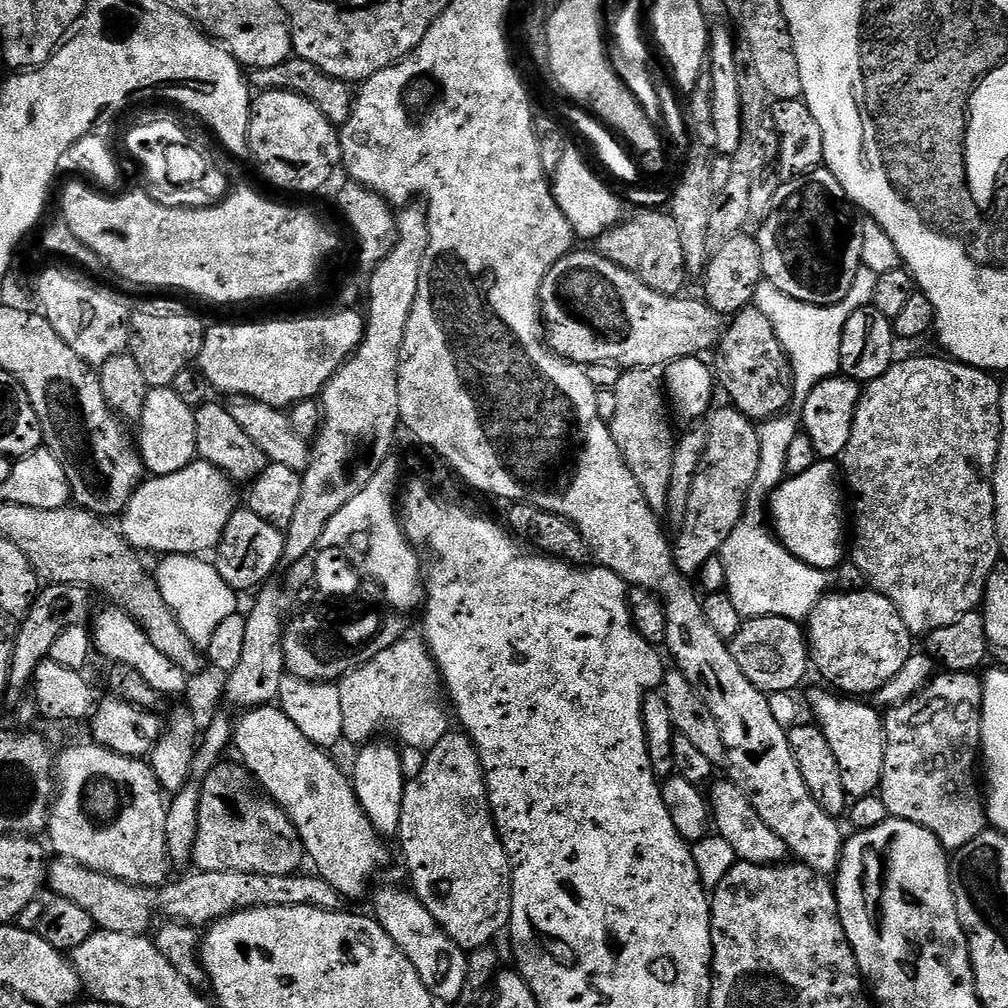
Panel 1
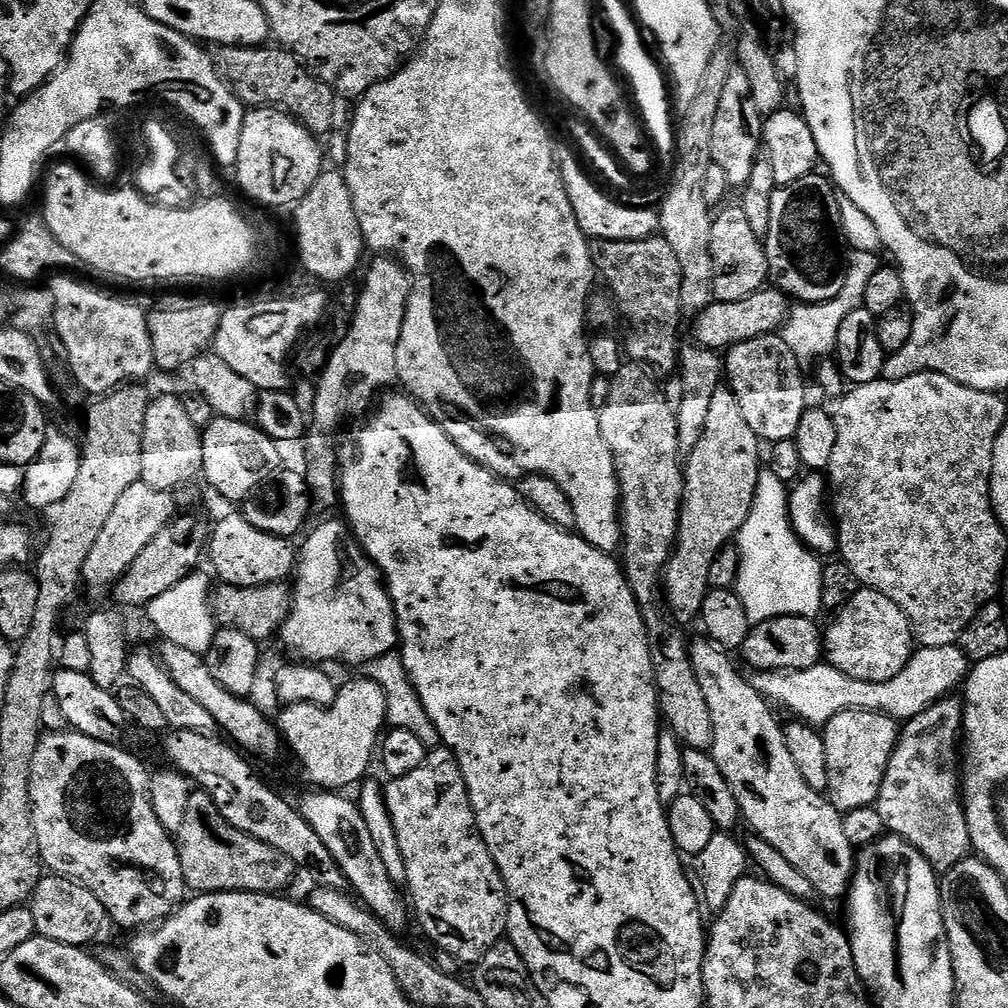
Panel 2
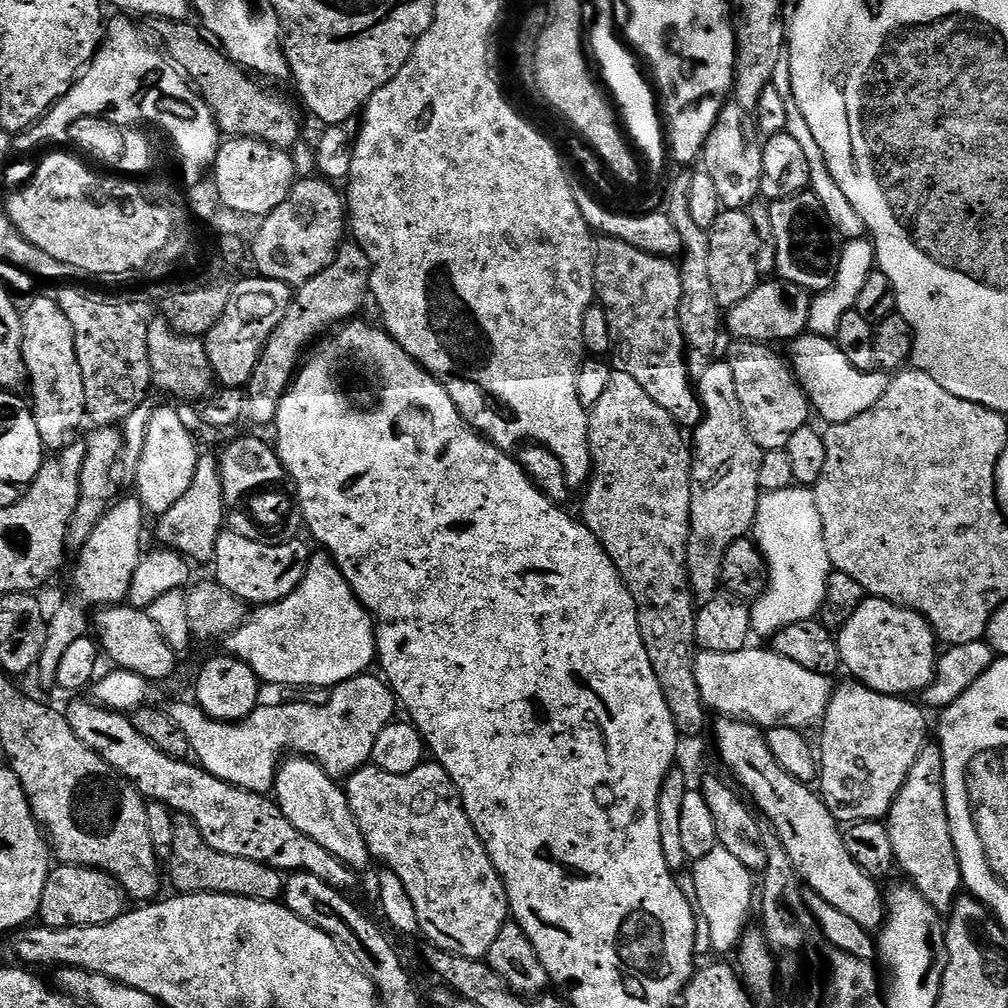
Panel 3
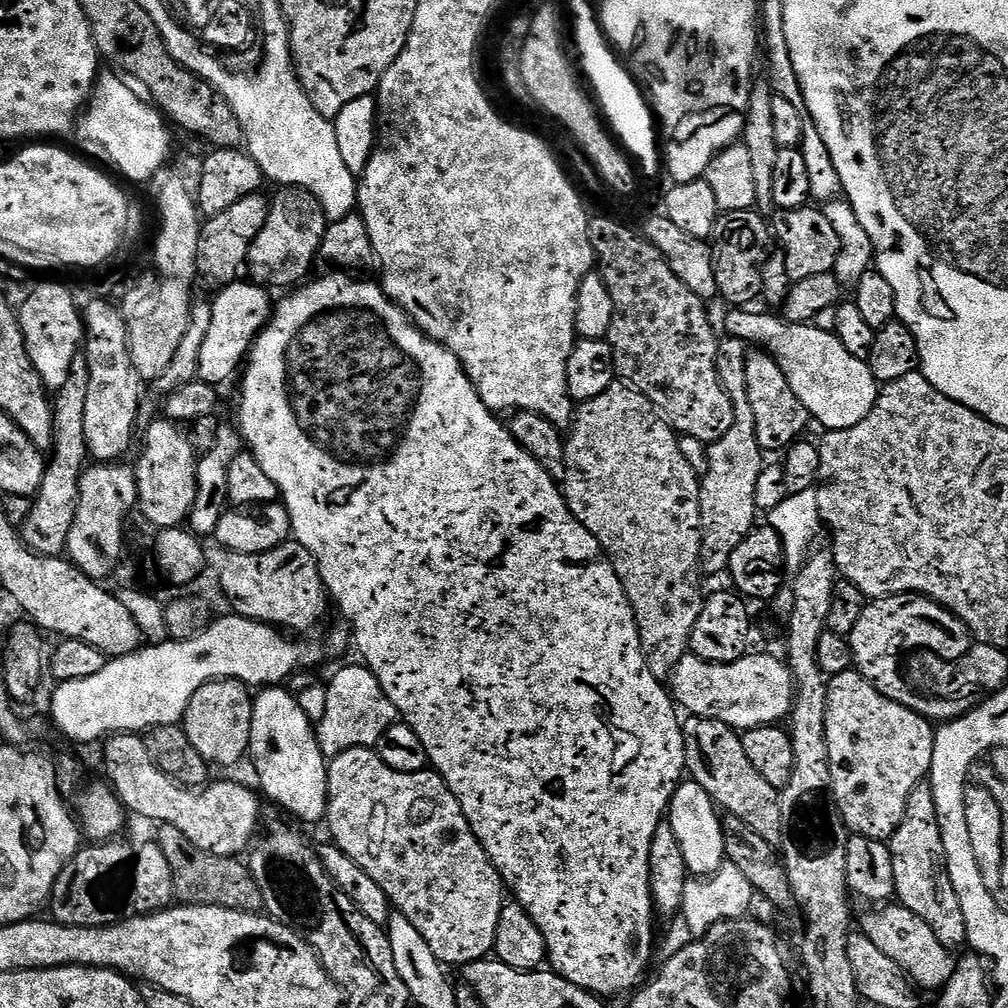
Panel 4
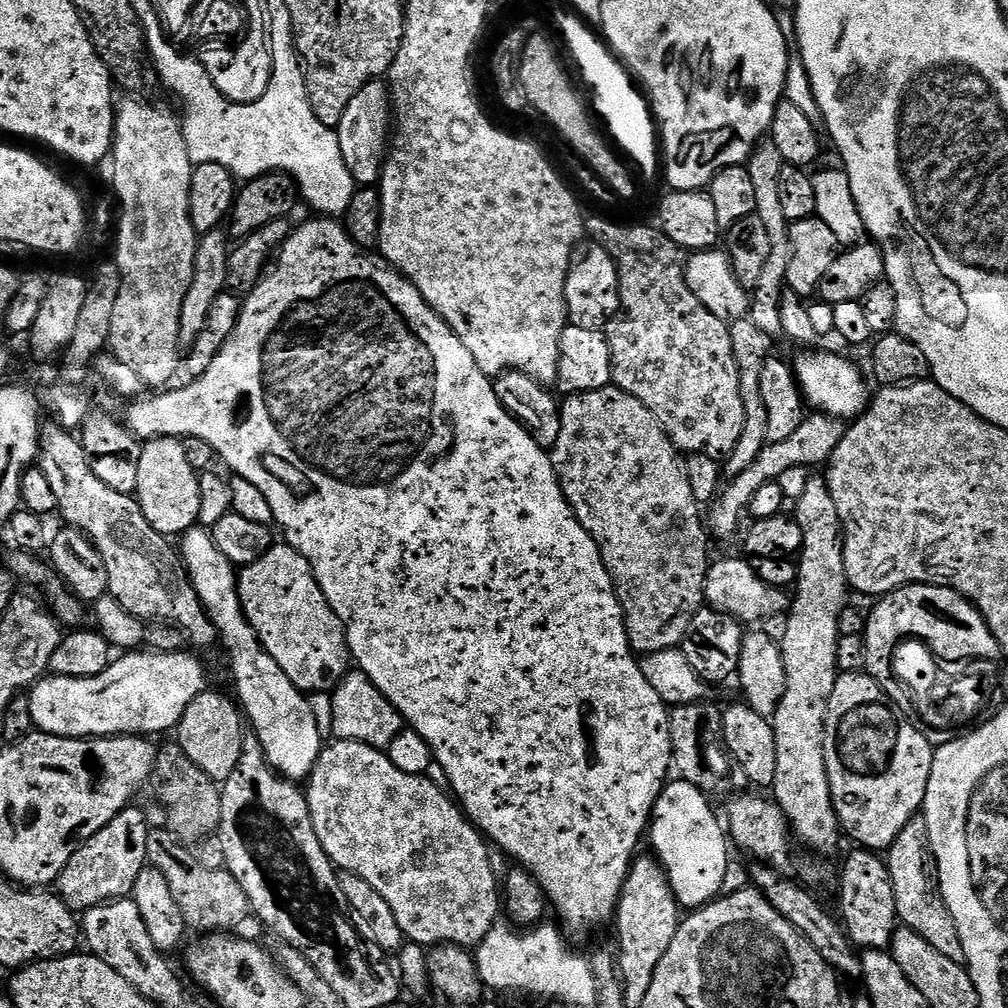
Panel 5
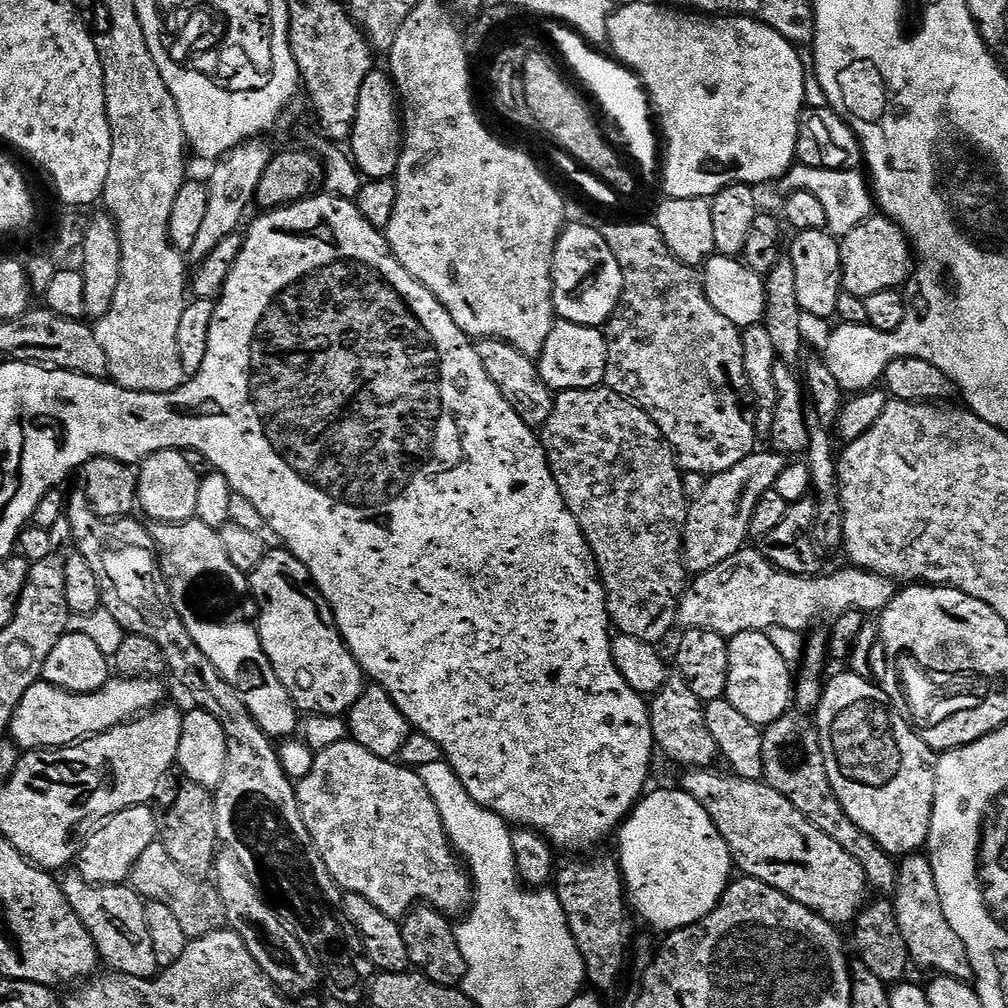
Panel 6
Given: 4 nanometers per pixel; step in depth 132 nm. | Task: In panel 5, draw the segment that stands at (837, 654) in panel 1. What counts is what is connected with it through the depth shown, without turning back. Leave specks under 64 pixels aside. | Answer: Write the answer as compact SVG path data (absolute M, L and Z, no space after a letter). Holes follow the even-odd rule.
M907 584L875 601L872 617L867 620L863 634L867 675L890 697L896 695L894 686L898 681L893 677L888 656L892 656L895 643L911 639L913 635L924 636L936 651L936 656L948 656L948 660L955 664L973 662L972 660L998 660L1001 657L998 640L994 638L982 614L962 594L933 584Z

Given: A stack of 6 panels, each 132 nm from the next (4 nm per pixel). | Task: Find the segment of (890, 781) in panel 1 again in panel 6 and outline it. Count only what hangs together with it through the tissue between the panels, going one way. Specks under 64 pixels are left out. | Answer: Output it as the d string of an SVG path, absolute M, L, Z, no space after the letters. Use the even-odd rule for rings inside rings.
M909 854L899 861L896 870L894 889L894 907L898 918L898 930L906 938L906 950L913 961L924 968L933 968L933 973L942 976L953 976L965 982L973 979L970 954L954 934L954 926L946 922L942 910L942 898L938 898L938 882L934 882L932 864L924 854Z

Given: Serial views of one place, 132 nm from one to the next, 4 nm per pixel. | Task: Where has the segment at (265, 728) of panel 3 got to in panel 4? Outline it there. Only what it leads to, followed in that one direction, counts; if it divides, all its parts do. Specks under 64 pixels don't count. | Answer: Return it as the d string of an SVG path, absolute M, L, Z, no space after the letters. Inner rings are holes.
M355 662L344 668L332 680L332 688L327 689L328 700L322 706L324 717L315 725L316 740L324 751L325 757L331 758L346 750L355 748L375 749L382 734L390 725L397 723L398 713L395 706L386 698L378 678L363 663Z

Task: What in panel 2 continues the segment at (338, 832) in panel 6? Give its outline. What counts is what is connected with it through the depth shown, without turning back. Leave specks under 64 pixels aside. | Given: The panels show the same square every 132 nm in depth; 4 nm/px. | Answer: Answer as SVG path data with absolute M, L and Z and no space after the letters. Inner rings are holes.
M443 746L429 751L428 757L424 759L422 766L418 766L418 770L410 770L410 774L399 777L395 782L392 782L389 788L385 787L383 793L384 800L388 804L388 813L394 822L394 834L398 834L398 846L402 846L402 858L406 858L406 892L410 897L411 907L414 909L415 923L416 920L420 923L421 930L437 944L435 947L439 951L448 952L461 965L475 966L505 935L508 926L508 891L486 842L480 836L480 831L476 825L476 812L473 810L468 797L466 782L462 778L462 770L456 761L456 755L453 754L452 749Z

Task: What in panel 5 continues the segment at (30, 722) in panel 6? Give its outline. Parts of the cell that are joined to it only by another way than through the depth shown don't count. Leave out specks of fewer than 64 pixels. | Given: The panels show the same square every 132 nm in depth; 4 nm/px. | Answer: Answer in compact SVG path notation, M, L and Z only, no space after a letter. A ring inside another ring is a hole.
M132 650L121 660L113 659L109 663L108 669L102 674L98 674L94 678L66 678L65 676L49 675L47 678L36 681L30 692L32 702L32 722L33 725L41 733L50 736L70 736L73 738L95 738L97 736L142 736L145 738L155 737L155 732L171 733L179 724L182 714L186 710L186 706L190 706L190 702L194 702L194 698L198 698L198 694L205 691L204 670L200 666L199 660L191 656L191 651L181 650L178 652L153 652L151 650Z

